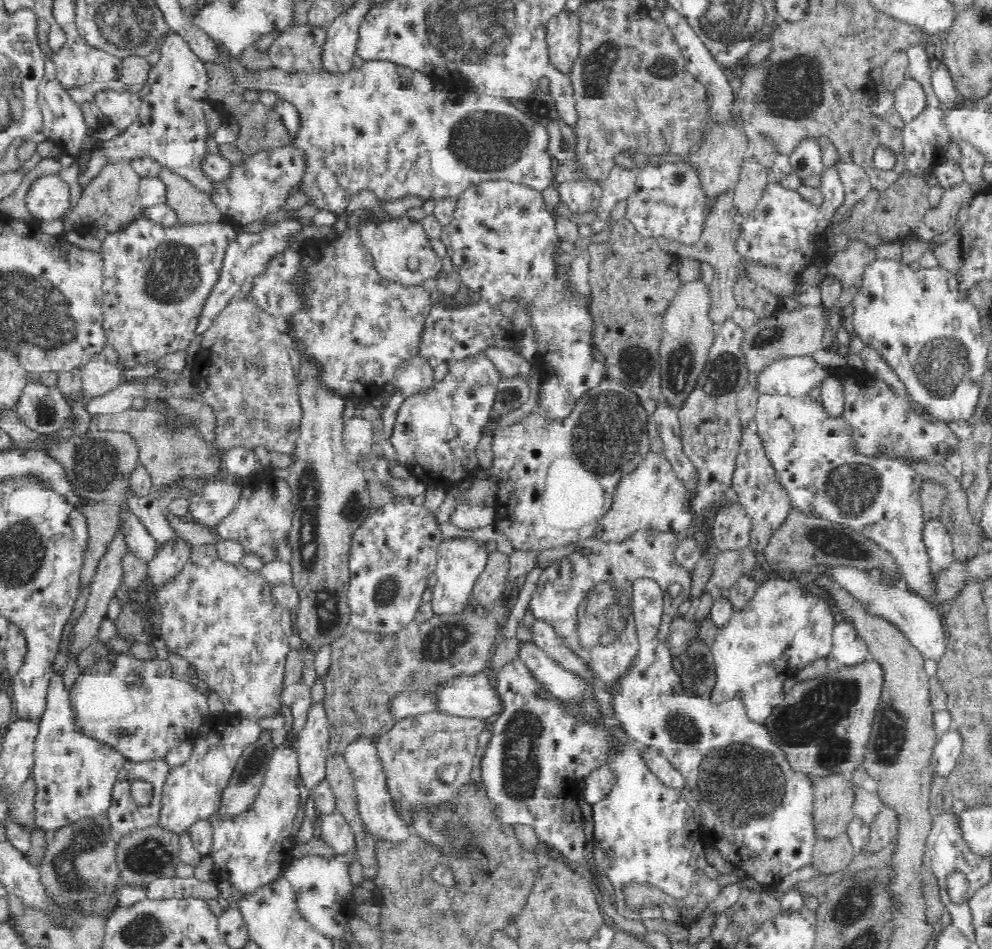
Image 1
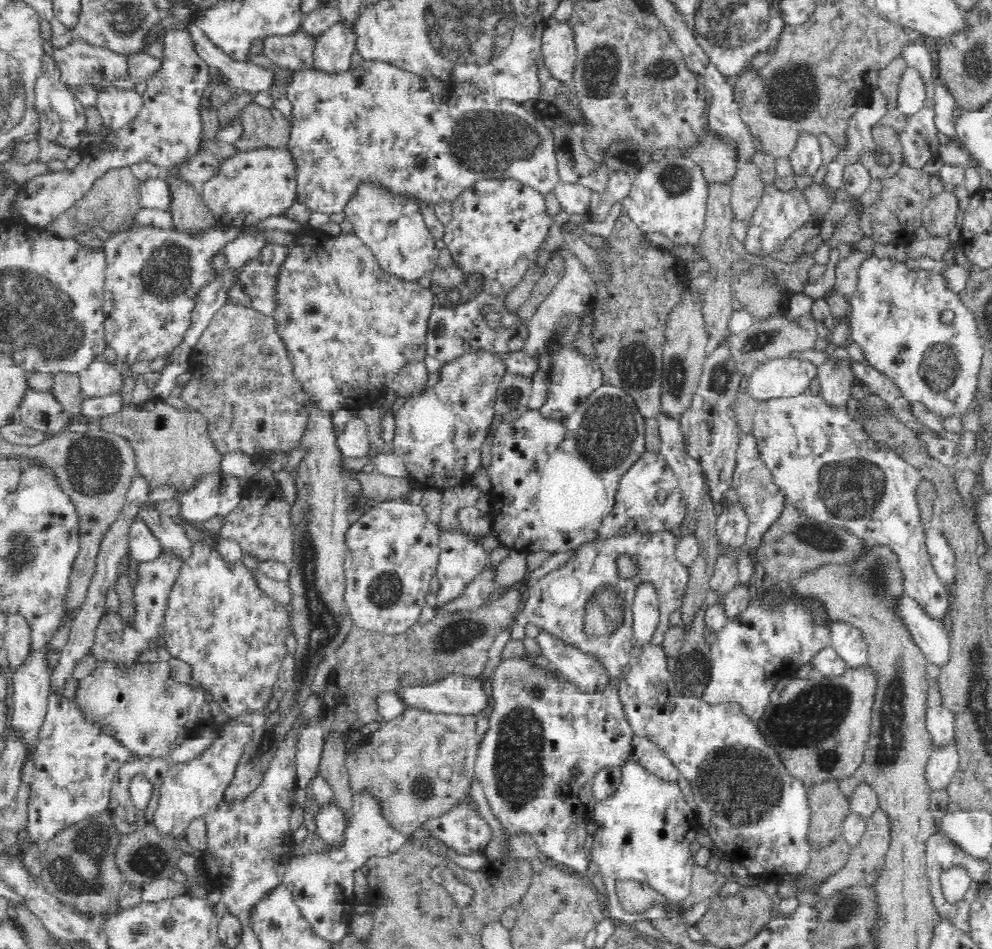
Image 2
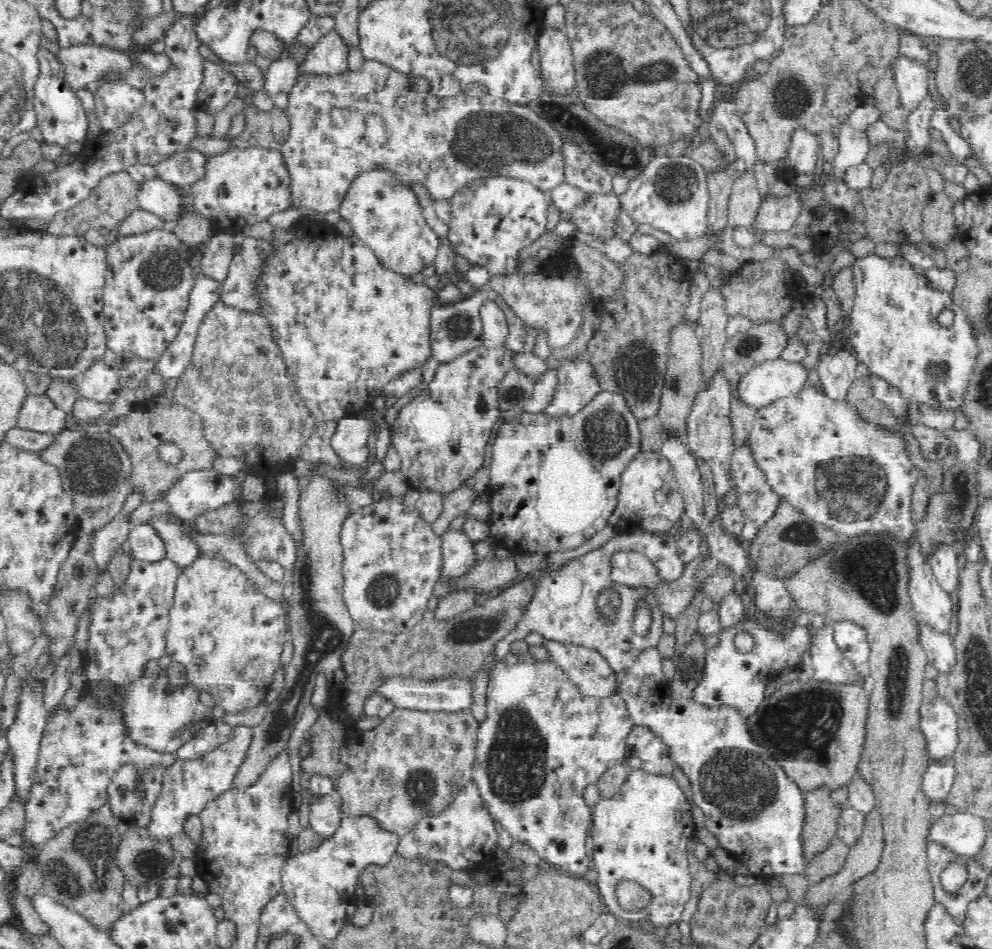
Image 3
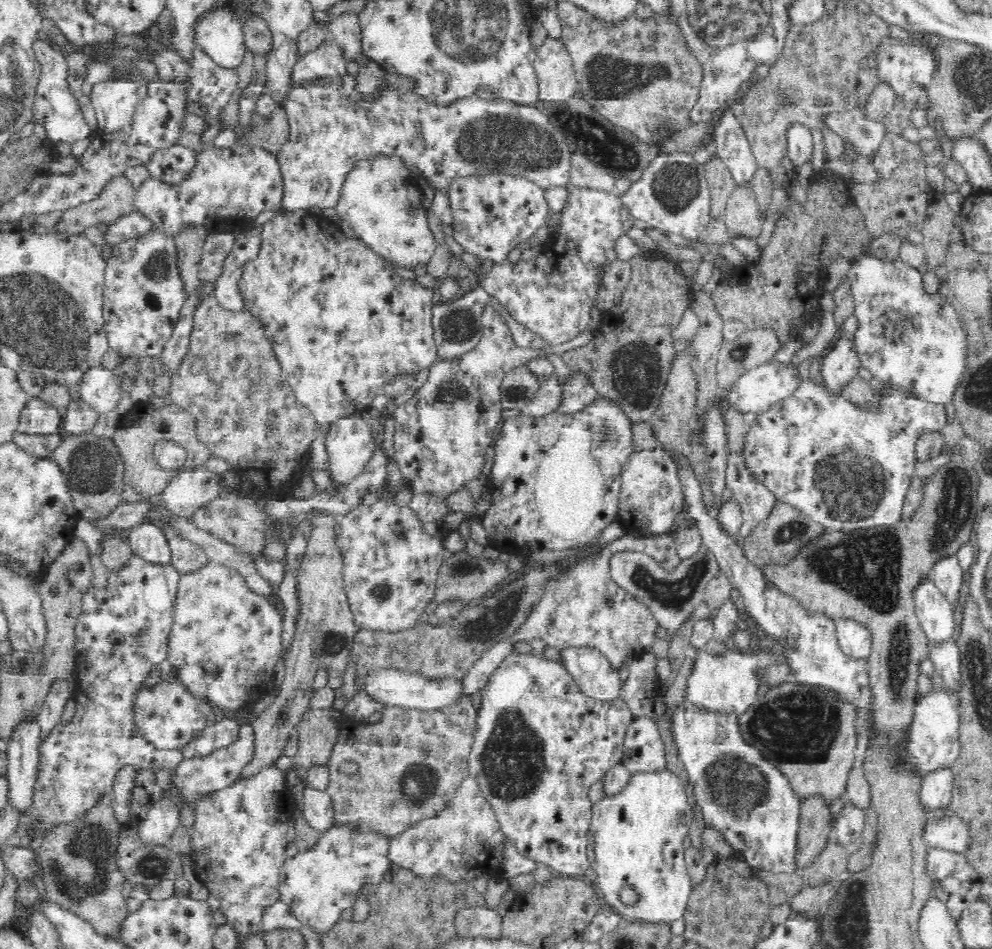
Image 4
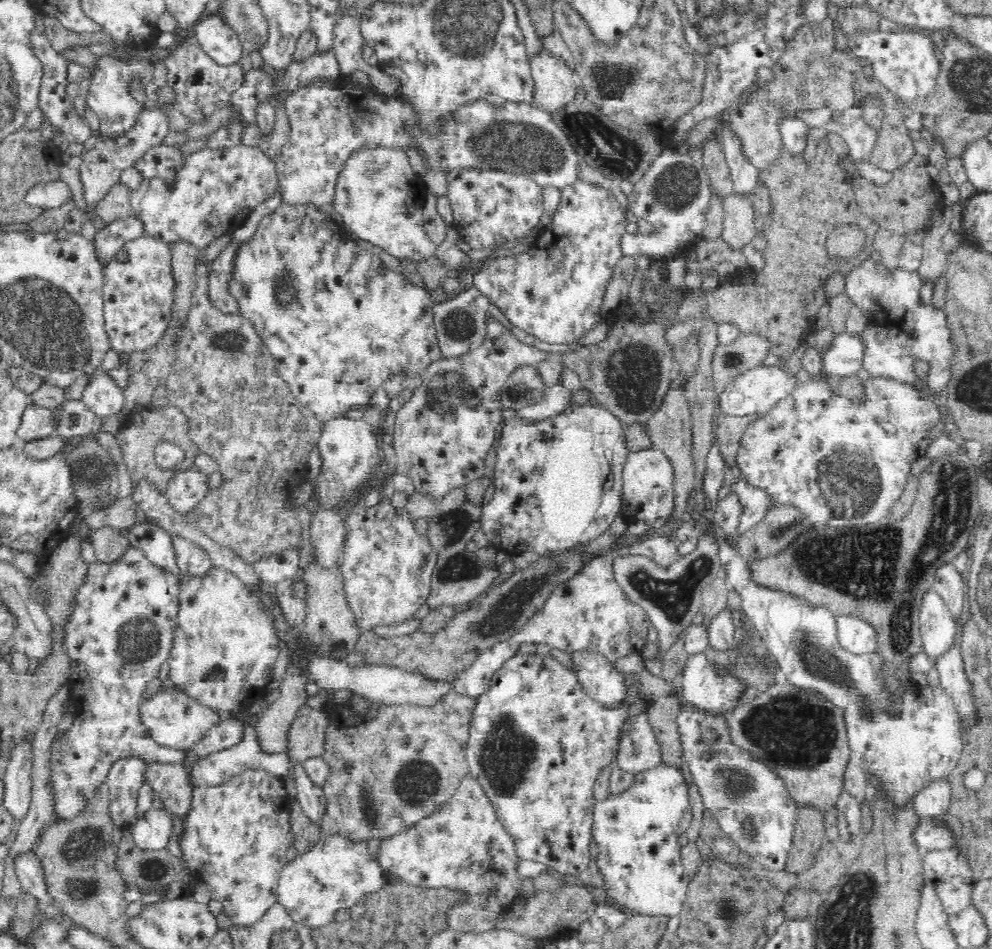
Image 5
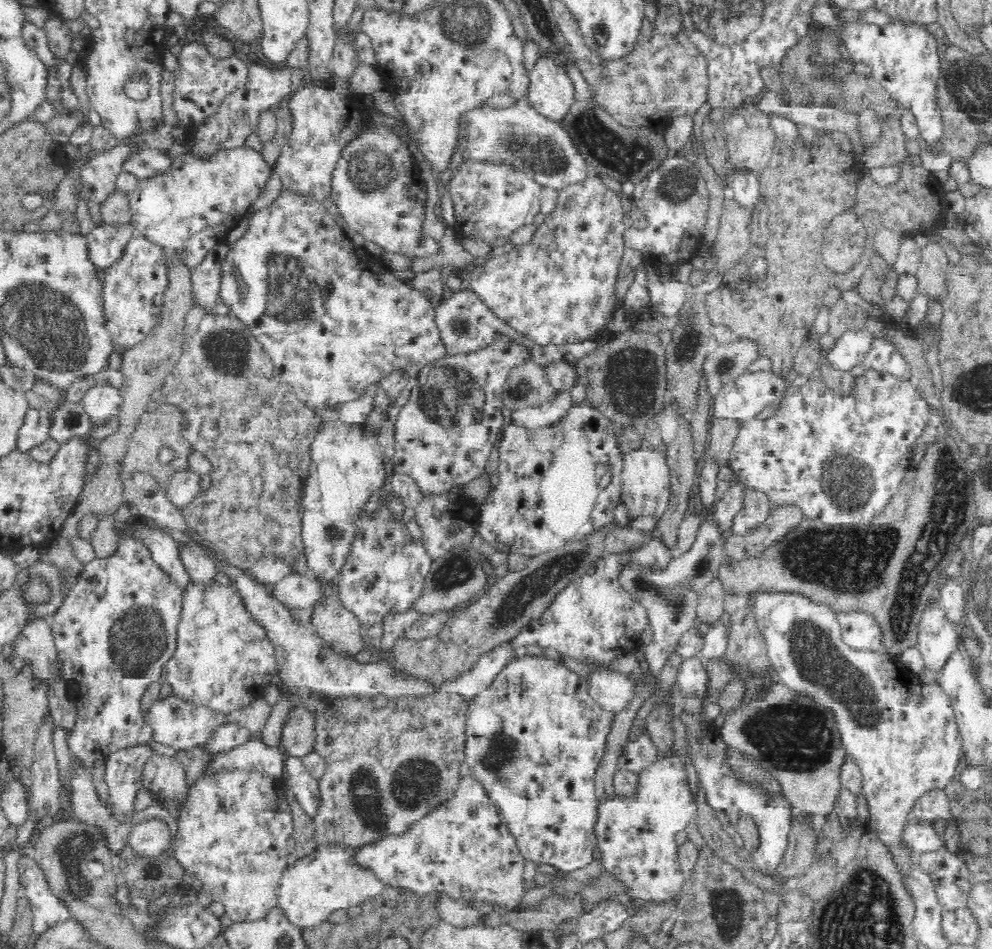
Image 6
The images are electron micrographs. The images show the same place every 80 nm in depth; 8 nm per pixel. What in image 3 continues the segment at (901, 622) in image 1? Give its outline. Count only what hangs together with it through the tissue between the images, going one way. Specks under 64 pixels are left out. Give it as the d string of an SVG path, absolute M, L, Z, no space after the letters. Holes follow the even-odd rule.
M918 621L920 628L920 644L927 652L929 664L939 673L939 676L950 675L956 667L957 656L953 638L947 633L940 634Z

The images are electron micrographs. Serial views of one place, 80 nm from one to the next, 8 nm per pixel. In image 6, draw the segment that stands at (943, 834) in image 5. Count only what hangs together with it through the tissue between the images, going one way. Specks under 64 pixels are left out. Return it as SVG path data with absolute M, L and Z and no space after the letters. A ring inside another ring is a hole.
M911 817L904 828L903 842L916 856L943 848L943 839L932 825L920 823Z

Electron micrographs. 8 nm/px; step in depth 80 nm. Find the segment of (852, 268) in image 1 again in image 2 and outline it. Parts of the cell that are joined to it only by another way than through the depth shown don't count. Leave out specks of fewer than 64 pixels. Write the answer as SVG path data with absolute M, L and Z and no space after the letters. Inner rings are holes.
M852 249L846 258L839 258L835 266L835 284L833 290L842 298L851 300L857 292L860 263L869 255Z

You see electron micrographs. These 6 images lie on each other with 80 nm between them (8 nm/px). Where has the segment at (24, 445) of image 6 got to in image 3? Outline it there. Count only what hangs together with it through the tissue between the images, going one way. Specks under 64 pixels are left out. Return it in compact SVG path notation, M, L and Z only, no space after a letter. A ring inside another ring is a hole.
M28 395L20 409L16 426L35 433L57 434L69 425L69 414L60 410L46 395Z

